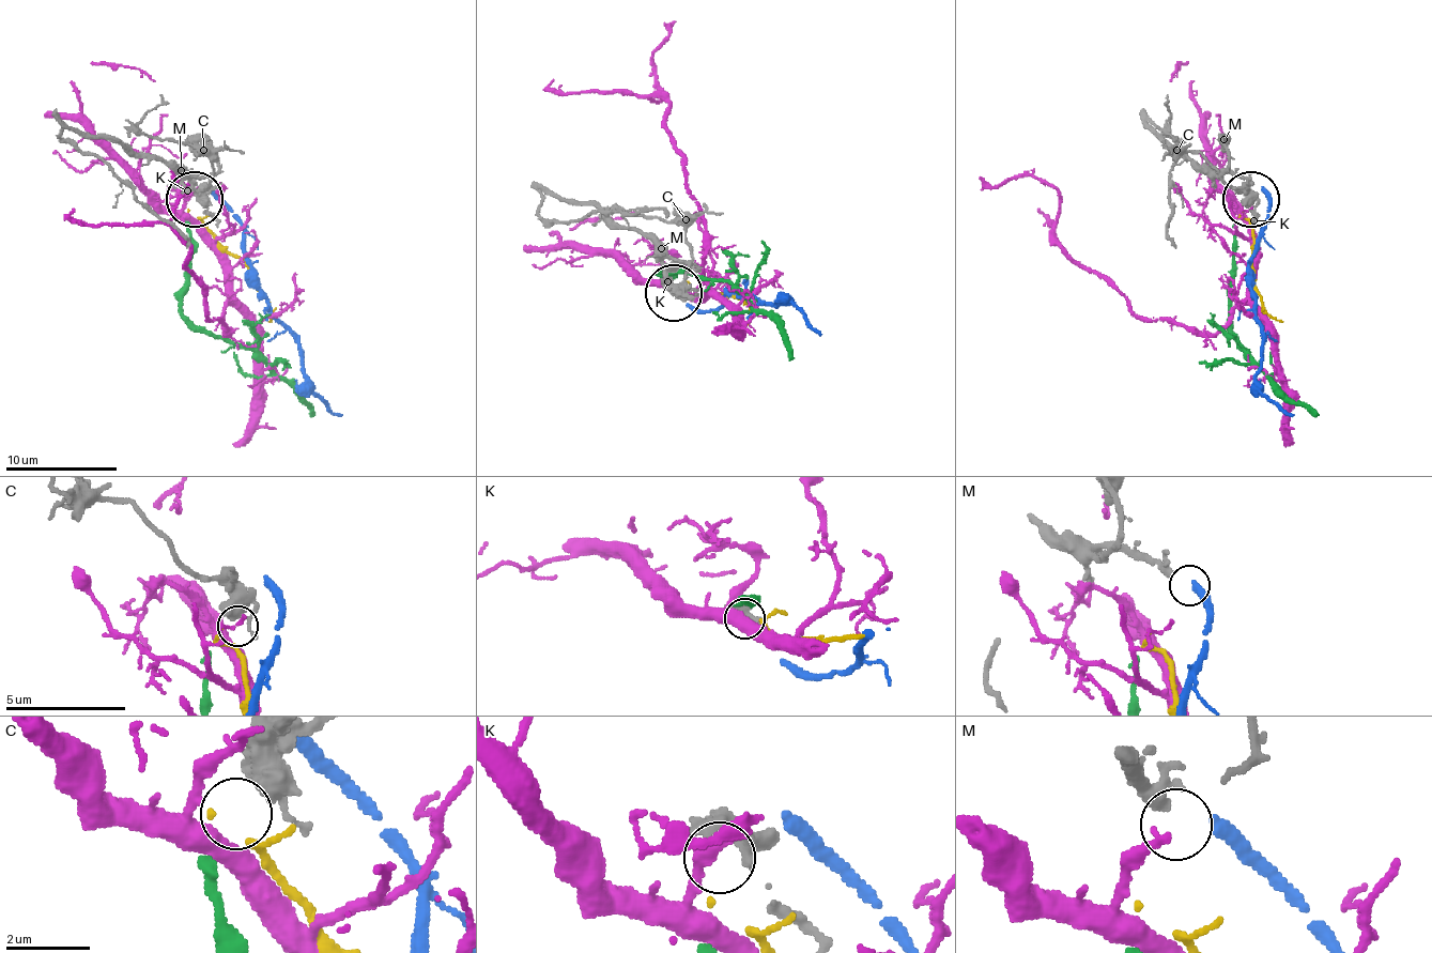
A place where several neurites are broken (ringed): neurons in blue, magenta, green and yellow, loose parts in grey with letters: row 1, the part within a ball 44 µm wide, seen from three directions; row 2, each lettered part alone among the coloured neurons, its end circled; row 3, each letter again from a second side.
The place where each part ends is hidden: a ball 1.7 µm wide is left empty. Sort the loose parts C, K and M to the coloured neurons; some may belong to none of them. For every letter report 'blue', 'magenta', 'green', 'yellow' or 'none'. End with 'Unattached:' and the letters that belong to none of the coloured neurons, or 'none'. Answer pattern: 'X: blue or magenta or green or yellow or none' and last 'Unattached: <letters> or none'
C: none
K: none
M: blue
Unattached: C, K

